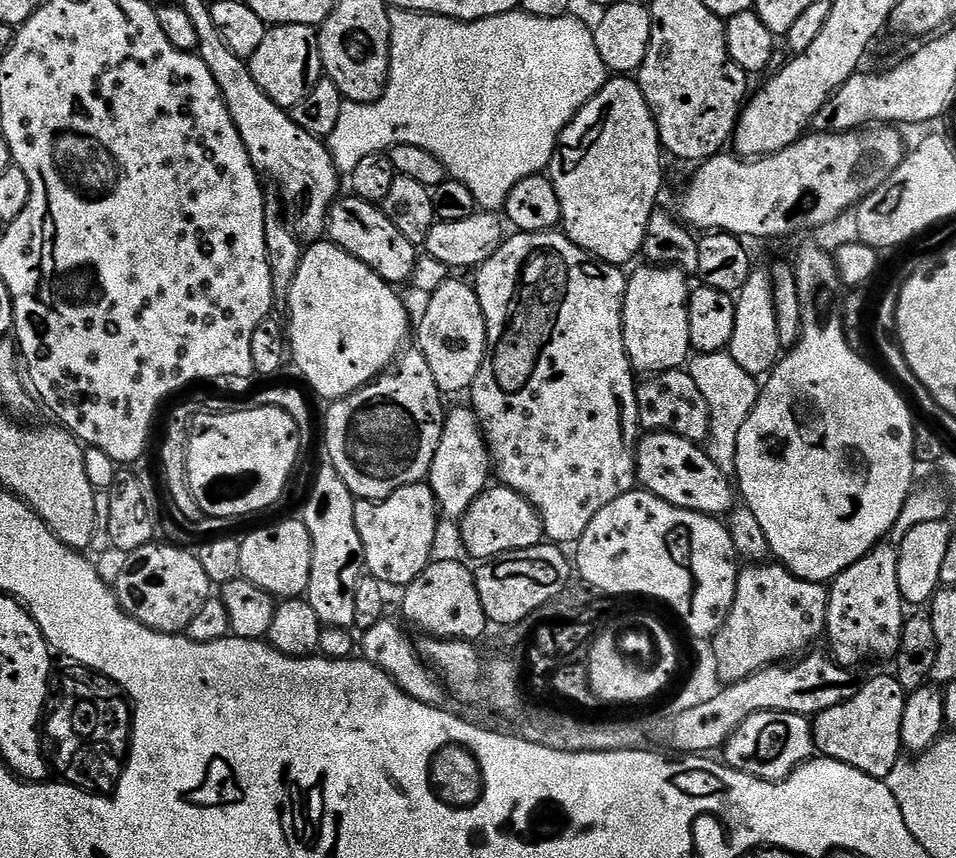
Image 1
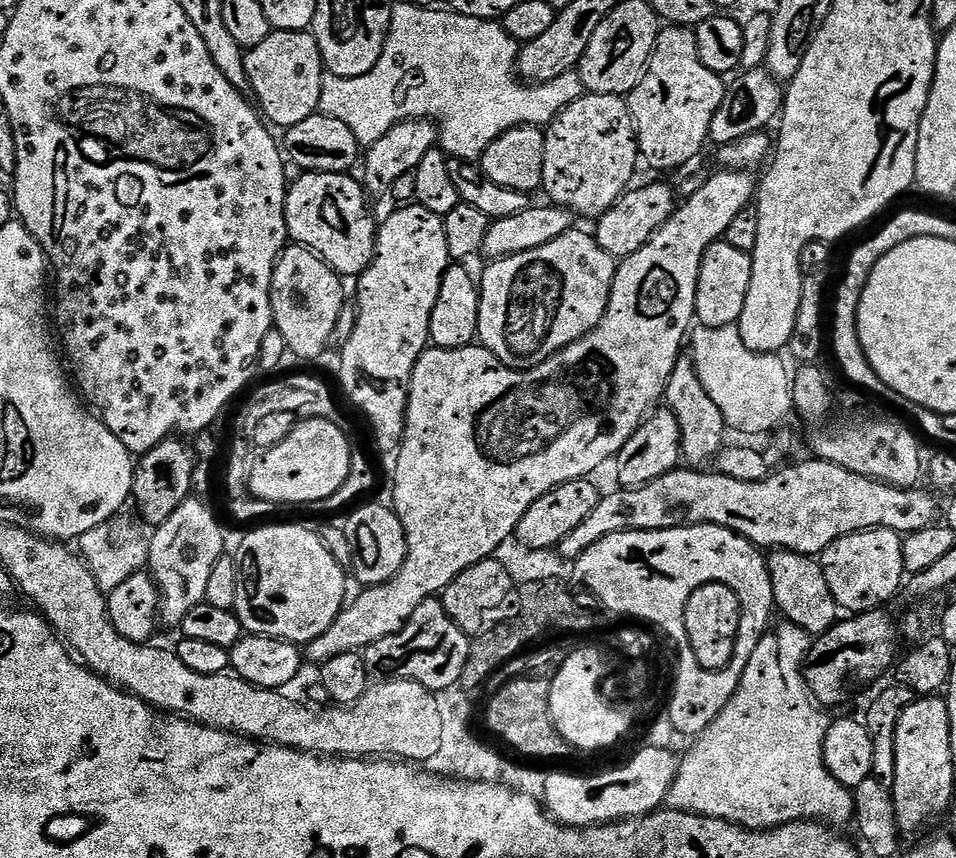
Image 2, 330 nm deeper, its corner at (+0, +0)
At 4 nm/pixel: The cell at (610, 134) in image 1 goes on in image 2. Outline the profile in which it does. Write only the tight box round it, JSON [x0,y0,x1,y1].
[543,92,641,218]

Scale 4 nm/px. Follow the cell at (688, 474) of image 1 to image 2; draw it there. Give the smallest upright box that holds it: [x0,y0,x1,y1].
[766,550,842,638]

